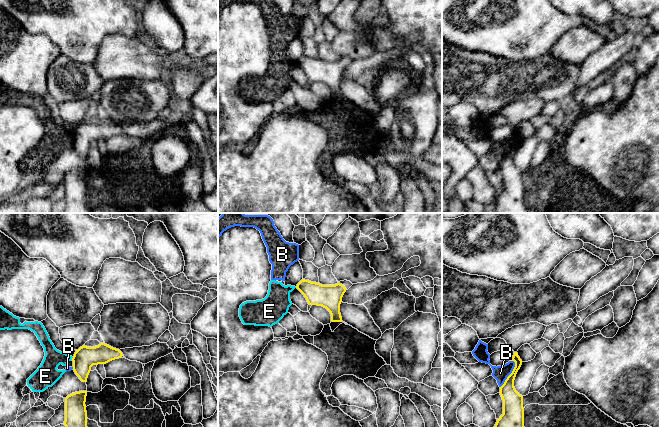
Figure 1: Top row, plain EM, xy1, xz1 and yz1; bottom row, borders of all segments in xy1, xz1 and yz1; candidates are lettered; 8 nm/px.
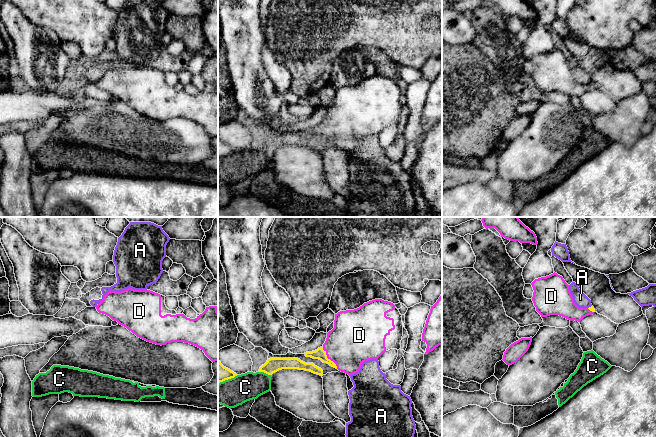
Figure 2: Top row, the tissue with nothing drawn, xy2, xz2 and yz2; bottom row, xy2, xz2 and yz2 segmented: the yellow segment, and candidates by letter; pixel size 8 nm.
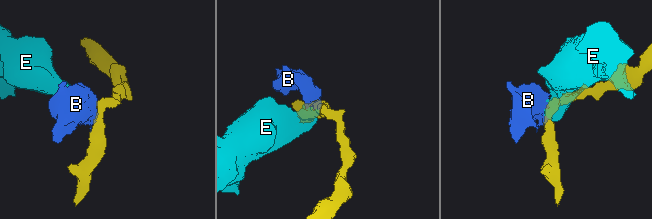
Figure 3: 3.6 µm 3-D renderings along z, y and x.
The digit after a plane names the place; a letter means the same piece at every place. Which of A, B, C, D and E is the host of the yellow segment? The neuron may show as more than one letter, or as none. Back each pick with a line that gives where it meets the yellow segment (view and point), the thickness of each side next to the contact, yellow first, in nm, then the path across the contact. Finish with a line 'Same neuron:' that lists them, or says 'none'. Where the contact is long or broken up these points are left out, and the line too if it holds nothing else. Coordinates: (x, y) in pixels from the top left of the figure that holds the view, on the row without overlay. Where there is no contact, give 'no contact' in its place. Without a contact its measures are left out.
D: xz2 (327, 134) | 90/380 nm | across xz2 (320, 130), (327, 134), (352, 117)
Same neuron: D

